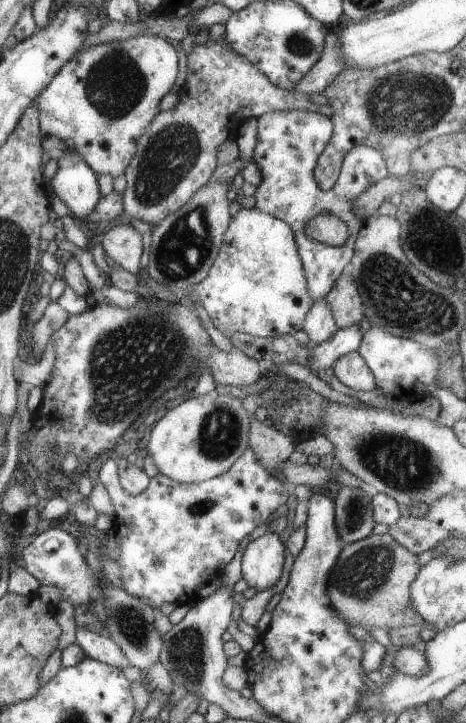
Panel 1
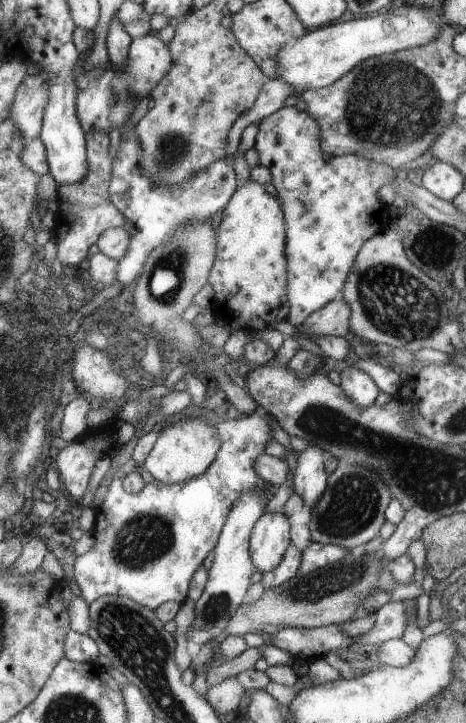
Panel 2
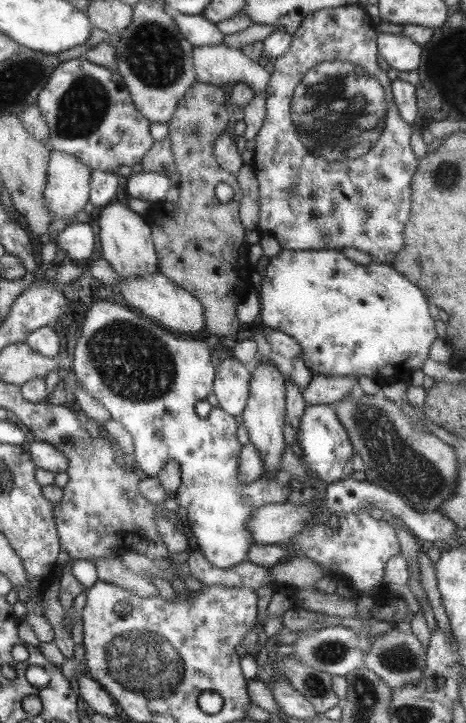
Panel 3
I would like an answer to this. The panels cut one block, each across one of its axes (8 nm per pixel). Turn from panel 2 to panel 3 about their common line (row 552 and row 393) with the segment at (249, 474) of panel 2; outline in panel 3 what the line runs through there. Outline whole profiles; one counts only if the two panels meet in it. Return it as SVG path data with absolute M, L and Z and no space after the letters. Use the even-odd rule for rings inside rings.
M109 302L92 304L84 315L79 331L72 360L75 380L87 396L91 396L109 412L111 420L119 422L121 428L129 432L133 442L132 456L138 473L142 477L156 477L169 460L177 462L180 485L171 497L177 500L181 508L187 510L186 522L191 528L194 548L217 568L226 569L245 560L252 543L246 520L258 506L285 502L290 488L290 477L282 472L274 478L261 476L251 484L239 484L236 472L242 446L235 436L235 420L218 407L211 408L205 418L194 413L194 404L205 400L213 386L215 361L210 356L208 343L190 336L183 339L173 332L165 332L153 326L148 317L141 318L131 312L130 308Z

